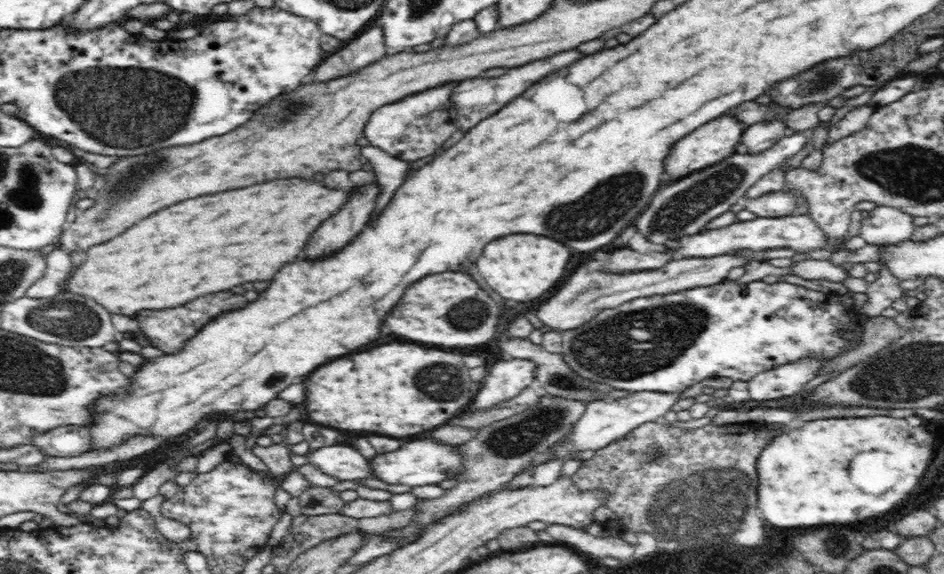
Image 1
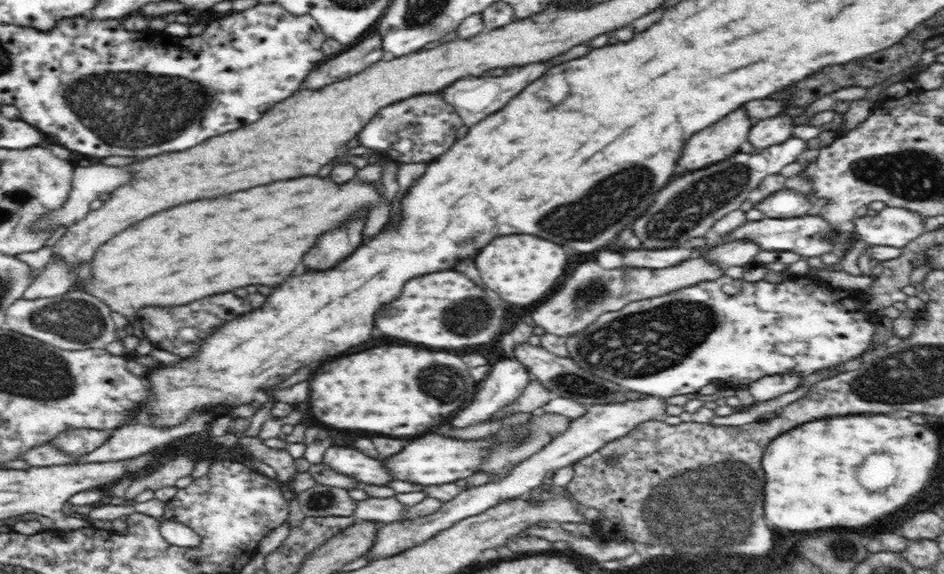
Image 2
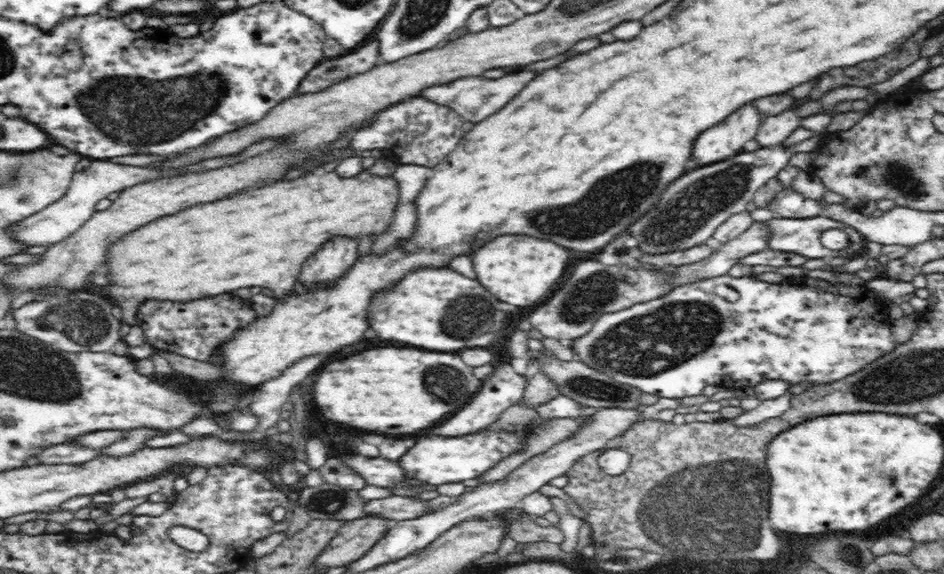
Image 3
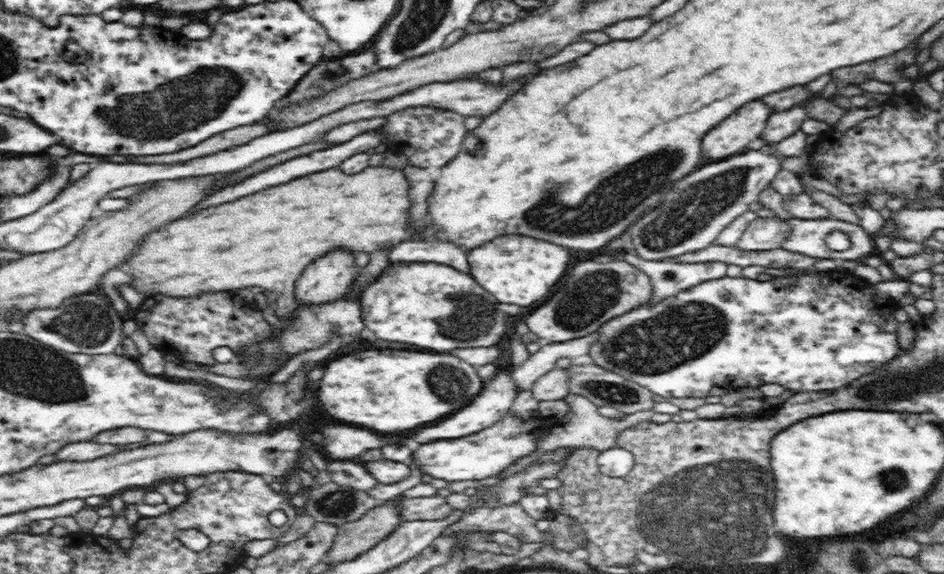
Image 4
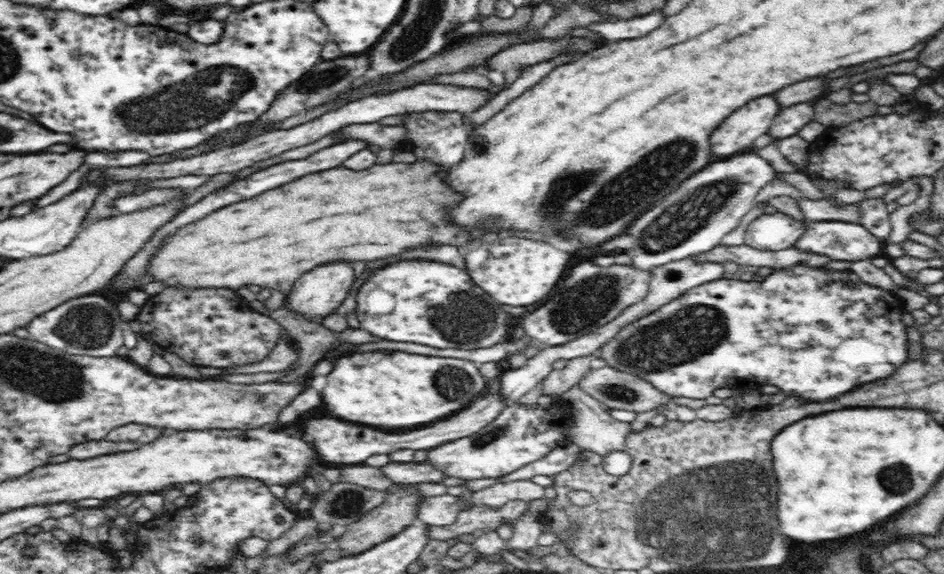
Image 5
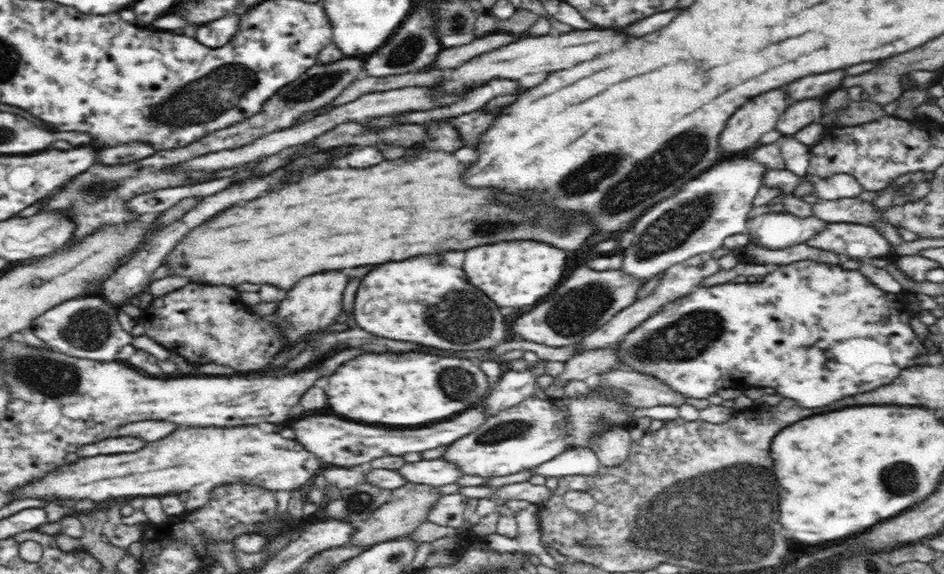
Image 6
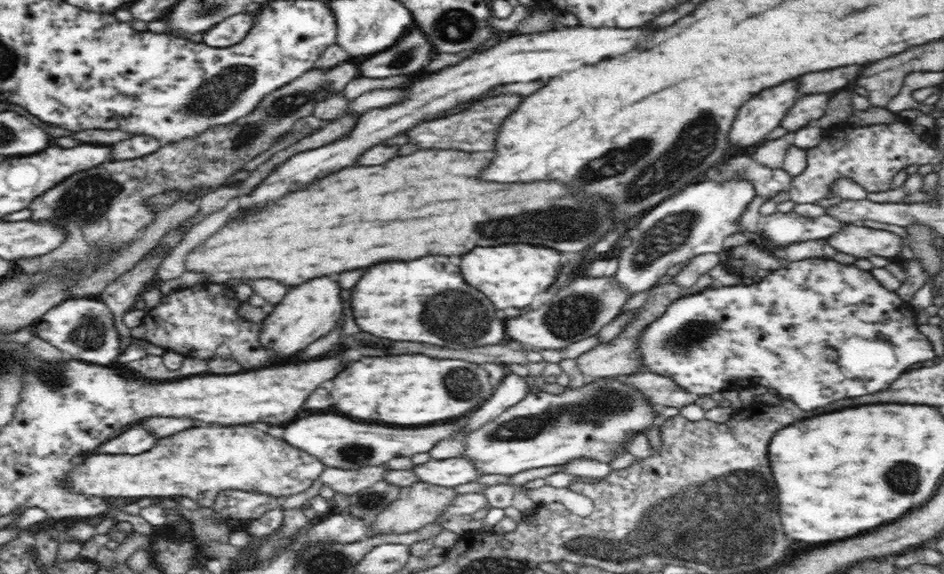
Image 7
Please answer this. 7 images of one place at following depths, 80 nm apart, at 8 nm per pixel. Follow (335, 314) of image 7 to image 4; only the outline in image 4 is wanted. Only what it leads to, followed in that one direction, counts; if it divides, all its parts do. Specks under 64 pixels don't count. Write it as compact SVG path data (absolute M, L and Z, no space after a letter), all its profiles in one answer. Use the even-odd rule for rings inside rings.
M328 252L328 256L322 256L304 270L304 276L296 282L296 298L308 304L336 300L348 292L356 274L358 266L352 252Z

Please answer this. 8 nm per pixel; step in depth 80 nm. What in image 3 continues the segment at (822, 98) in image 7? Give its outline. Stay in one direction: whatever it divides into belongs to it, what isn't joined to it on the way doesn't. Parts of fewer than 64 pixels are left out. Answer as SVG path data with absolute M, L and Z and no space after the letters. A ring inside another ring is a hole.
M792 110L782 112L778 116L768 116L768 118L764 118L764 128L760 128L760 132L756 132L754 141L761 148L782 145L784 140L801 126L800 119Z

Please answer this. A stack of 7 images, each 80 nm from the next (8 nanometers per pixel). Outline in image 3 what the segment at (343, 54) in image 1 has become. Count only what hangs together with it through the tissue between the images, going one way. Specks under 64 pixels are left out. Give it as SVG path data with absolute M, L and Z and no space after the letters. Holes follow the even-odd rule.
M376 40L368 42L364 48L358 48L352 54L342 58L325 58L302 80L297 90L299 94L311 94L326 90L332 84L350 79L376 66L380 52L376 52Z

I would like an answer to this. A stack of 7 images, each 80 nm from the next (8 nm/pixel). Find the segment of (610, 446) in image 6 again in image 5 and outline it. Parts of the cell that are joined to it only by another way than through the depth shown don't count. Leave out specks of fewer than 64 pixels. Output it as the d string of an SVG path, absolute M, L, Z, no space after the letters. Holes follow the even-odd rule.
M573 386L568 392L564 393L558 400L566 404L572 404L572 414L574 414L574 424L568 432L568 438L574 445L578 445L582 450L588 451L593 455L595 460L606 456L608 452L626 451L626 434L630 432L632 423L622 422L610 417L605 411L602 403L590 397Z

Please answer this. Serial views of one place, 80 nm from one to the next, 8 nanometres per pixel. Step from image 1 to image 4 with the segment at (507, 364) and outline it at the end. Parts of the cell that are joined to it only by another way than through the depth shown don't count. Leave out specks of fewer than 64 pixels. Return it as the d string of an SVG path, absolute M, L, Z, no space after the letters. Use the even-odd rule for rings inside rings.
M508 368L499 369L494 376L483 381L482 390L466 405L466 408L462 408L458 414L454 414L454 416L450 416L450 418L438 422L438 424L432 426L432 428L420 430L420 432L414 434L412 438L416 440L417 444L423 446L428 443L436 443L442 439L455 439L470 436L471 434L476 434L476 432L484 430L484 428L496 424L496 421L500 420L500 417L506 415L508 410L512 408L512 403L522 391L513 381L511 372L512 370Z

